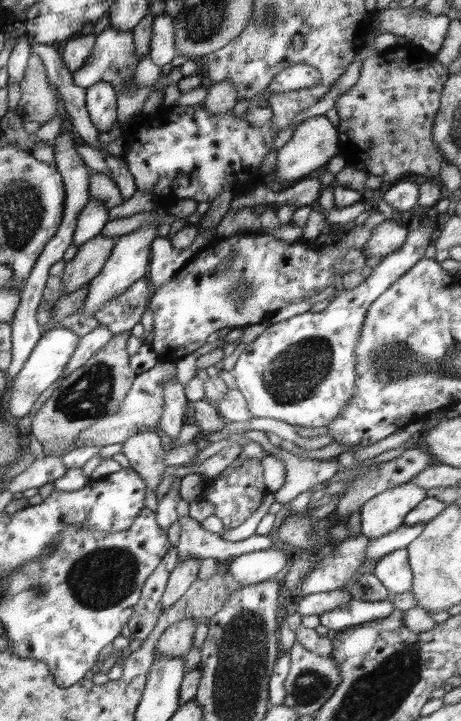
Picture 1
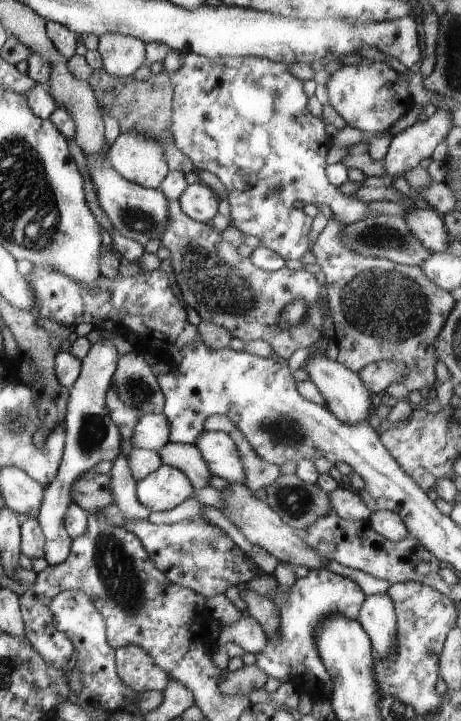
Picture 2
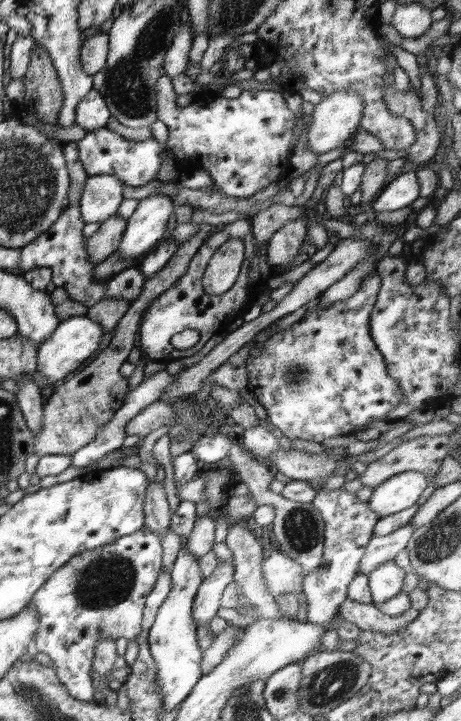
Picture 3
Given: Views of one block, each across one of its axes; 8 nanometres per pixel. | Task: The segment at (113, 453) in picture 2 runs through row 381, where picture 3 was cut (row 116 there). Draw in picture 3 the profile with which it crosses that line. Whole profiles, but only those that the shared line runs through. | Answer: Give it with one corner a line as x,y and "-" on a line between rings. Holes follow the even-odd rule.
92,88
91,92
77,105
75,124
86,132
105,128
112,118
104,96

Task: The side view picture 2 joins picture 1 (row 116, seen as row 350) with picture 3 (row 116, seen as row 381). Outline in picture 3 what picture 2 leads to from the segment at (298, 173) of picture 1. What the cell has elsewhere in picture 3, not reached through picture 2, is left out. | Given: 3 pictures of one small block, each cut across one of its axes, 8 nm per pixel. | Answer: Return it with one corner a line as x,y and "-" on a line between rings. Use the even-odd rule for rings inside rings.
351,91
338,92
323,98
312,112
308,126
308,148
318,154
349,145
361,126
363,103

